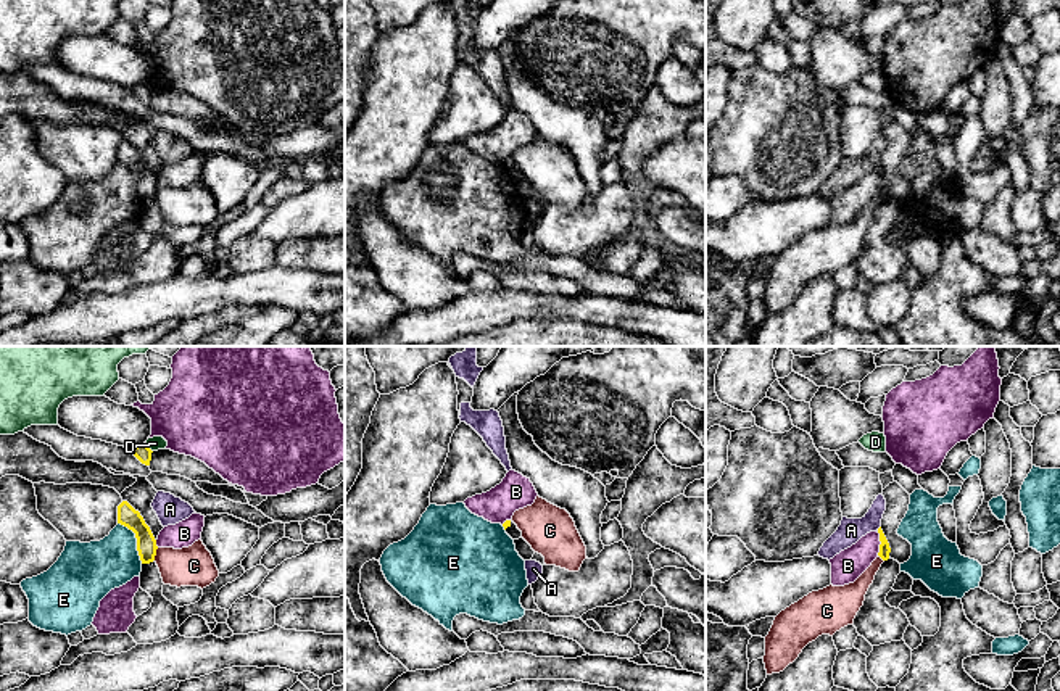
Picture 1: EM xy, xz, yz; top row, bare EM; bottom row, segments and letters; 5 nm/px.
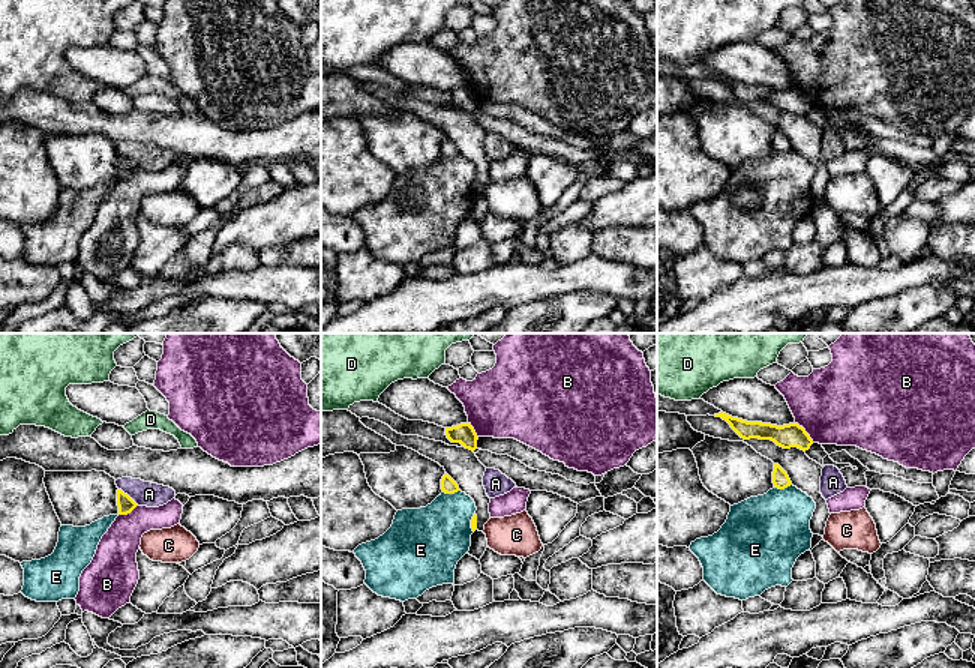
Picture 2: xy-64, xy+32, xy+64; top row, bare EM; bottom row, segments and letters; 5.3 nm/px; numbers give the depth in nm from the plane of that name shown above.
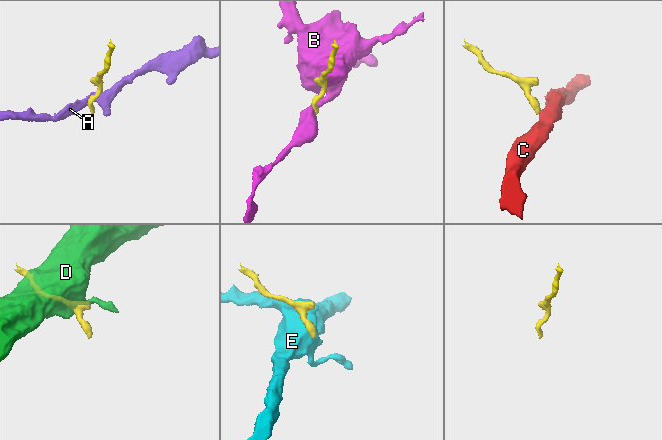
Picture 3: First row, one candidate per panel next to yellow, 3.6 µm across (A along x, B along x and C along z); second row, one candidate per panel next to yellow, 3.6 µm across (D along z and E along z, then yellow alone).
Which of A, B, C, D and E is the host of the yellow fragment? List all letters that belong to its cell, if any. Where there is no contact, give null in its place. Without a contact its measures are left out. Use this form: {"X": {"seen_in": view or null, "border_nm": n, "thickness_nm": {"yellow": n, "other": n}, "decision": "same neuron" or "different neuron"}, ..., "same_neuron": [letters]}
{"A": {"seen_in": "yz", "border_nm": 40, "thickness_nm": {"yellow": 60, "other": 120}, "decision": "different neuron"}, "B": {"seen_in": "yz", "border_nm": 120, "thickness_nm": {"yellow": 60, "other": 160}, "decision": "different neuron"}, "C": {"seen_in": "xy", "border_nm": 70, "thickness_nm": {"yellow": 100, "other": 200}, "decision": "different neuron"}, "D": {"seen_in": "xy", "border_nm": 60, "thickness_nm": {"yellow": 80, "other": 70}, "decision": "different neuron"}, "E": {"seen_in": "xy", "border_nm": 240, "thickness_nm": {"yellow": 100, "other": 260}, "decision": "different neuron"}, "same_neuron": []}

